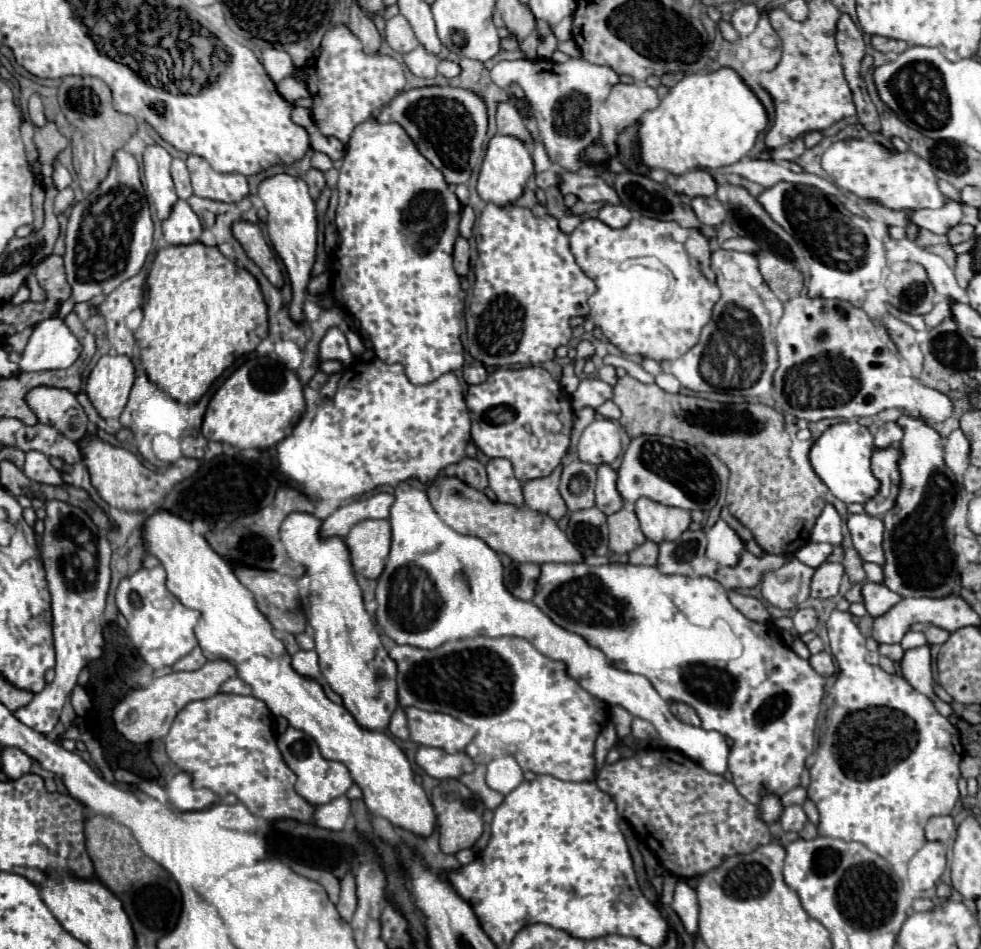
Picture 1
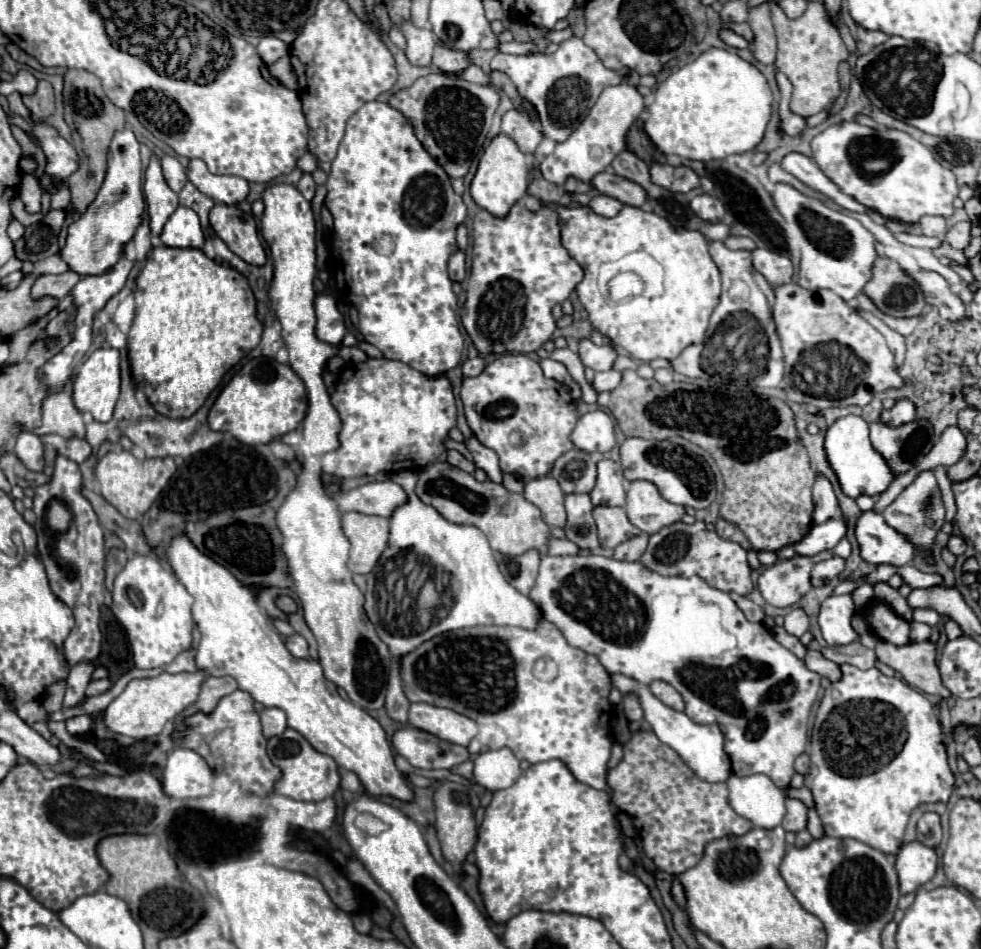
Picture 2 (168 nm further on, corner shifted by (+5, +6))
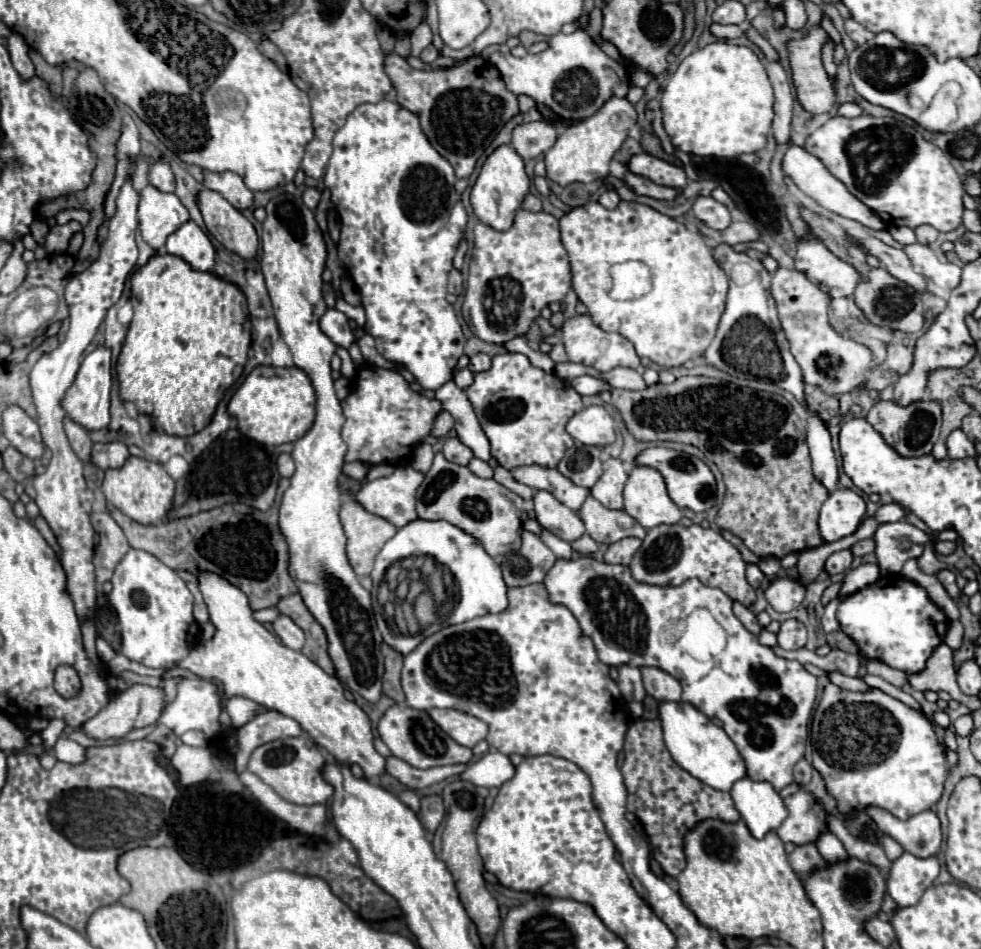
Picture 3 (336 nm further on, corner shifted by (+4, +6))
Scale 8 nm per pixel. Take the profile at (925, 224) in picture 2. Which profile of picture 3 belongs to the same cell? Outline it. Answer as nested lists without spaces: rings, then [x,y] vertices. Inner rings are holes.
[[[926,224],[924,226],[918,226],[914,232],[916,232],[916,238],[918,238],[920,244],[932,244],[932,242],[936,242],[936,238],[940,234],[936,228],[926,226]]]

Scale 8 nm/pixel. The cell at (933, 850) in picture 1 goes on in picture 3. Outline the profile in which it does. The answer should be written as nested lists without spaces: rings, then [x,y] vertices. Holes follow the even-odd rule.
[[[904,852],[898,860],[892,862],[888,892],[900,908],[914,906],[924,890],[934,884],[938,872],[940,864],[936,858],[918,858],[910,852]]]

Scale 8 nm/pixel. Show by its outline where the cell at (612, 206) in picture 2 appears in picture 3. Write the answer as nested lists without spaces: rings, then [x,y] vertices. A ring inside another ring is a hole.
[[[606,190],[602,196],[600,196],[600,200],[598,200],[604,208],[608,208],[608,210],[612,210],[612,208],[616,208],[618,204],[620,204],[620,196],[618,196],[618,192],[616,190]]]

